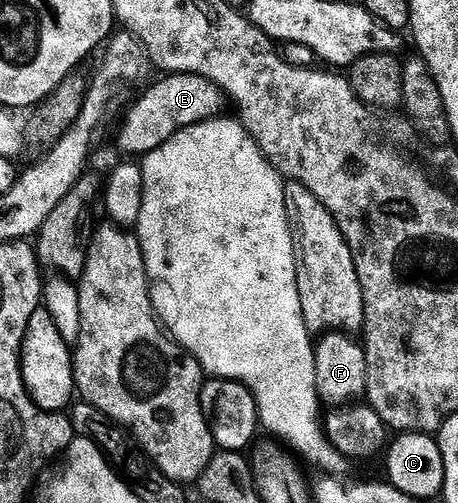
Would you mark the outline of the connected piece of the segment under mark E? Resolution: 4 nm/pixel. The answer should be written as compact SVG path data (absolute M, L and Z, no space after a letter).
M171 73L163 78L167 79L153 84L122 116L118 124L120 127L117 147L124 156L142 157L165 145L165 141L172 139L179 131L189 129L207 119L220 118L222 111L219 110L222 109L223 103L225 104L225 96L217 85L196 75Z

